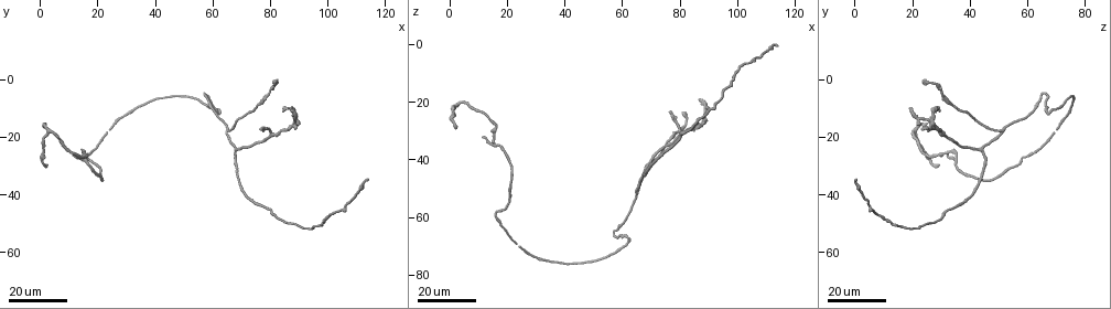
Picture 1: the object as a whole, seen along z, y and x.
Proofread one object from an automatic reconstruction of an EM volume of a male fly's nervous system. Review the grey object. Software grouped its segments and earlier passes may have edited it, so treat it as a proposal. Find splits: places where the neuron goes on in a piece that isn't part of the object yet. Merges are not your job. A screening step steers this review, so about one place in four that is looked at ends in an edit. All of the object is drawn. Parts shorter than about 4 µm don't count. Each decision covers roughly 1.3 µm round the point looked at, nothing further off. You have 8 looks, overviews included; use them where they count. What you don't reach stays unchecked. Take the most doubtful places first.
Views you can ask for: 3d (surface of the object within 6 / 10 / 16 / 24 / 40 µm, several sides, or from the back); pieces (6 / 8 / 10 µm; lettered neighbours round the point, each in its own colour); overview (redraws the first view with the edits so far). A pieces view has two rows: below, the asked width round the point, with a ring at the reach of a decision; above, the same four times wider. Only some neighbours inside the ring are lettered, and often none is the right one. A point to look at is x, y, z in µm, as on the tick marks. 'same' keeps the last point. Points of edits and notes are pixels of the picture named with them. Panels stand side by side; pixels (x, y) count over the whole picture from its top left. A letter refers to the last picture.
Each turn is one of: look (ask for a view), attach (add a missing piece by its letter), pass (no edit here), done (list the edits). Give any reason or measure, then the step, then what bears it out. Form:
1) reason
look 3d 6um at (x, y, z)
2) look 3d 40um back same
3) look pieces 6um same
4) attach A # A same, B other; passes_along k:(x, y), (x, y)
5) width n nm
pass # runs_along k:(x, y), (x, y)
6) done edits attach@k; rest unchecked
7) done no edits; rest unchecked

thin end
look 3d 24um at (11, 26, 33)

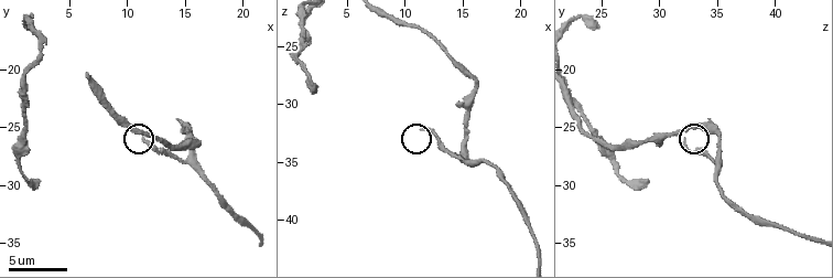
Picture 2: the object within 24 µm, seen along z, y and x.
closer look
look 3d 10um at (11.4, 26.0, 32.4)

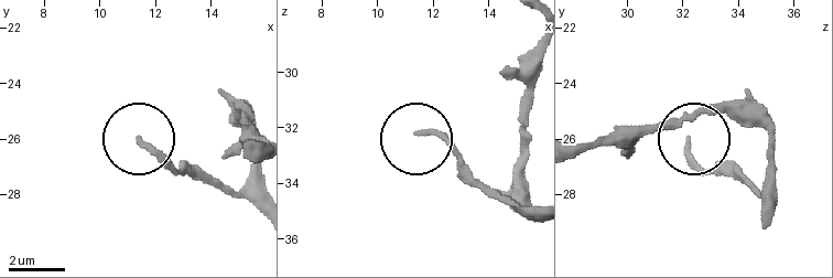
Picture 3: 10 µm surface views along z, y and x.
see the neighbours
look pieces 8um at (11.6, 26.2, 32.2)

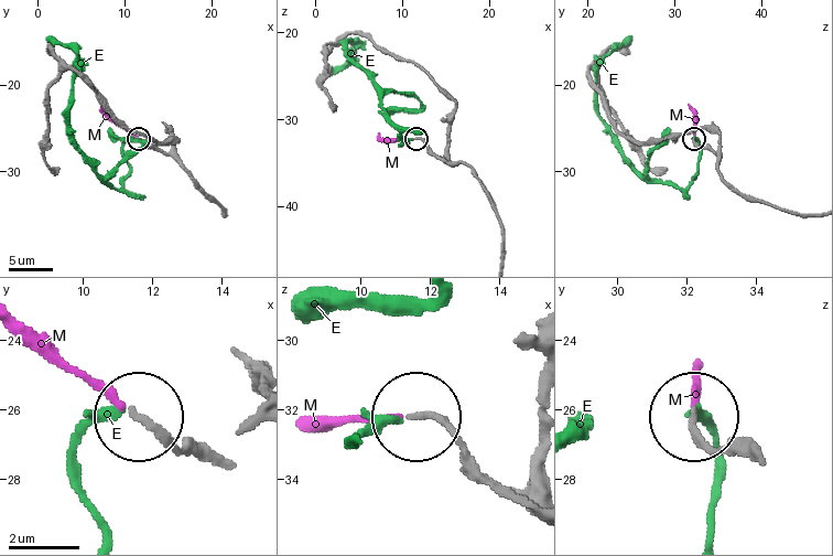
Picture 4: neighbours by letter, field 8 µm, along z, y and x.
attach M # E other, M same; passes_along 4:(740, 453), (699, 430), (695, 376); it goes on there

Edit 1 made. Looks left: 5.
look overview

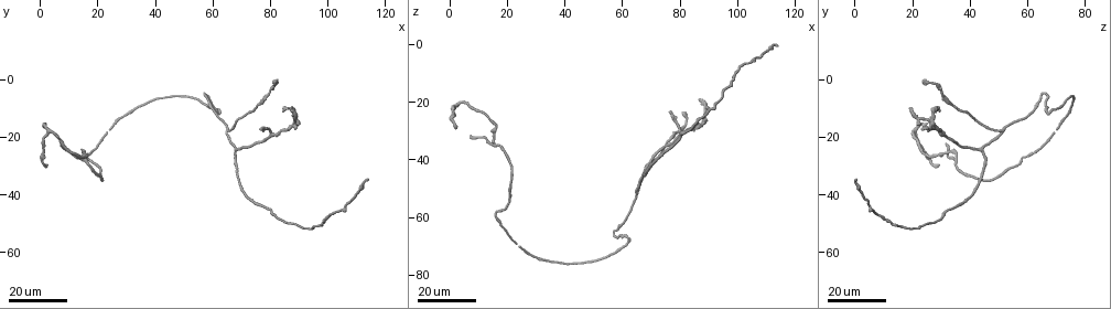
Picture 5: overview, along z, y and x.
an open end
look 3d 24um at (76, 17, 23)

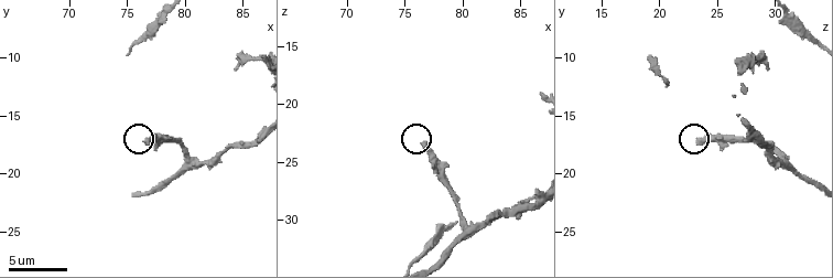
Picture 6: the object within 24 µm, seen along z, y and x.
look pieces 8um at (76.6, 17.0, 23.4)

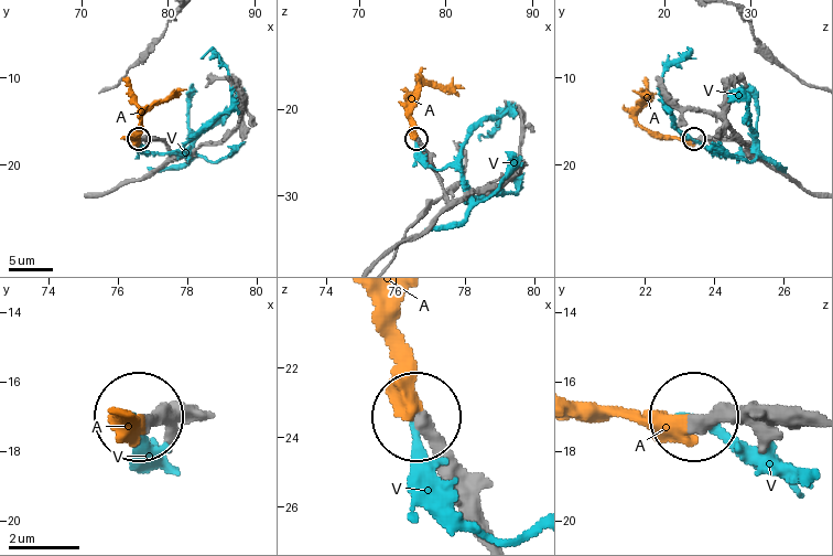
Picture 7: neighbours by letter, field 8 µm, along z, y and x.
width 360 nm
attach A # A same, V other; passes_along 7:(785, 417), (619, 417), (574, 408); it goes on there

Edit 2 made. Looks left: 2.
look overview

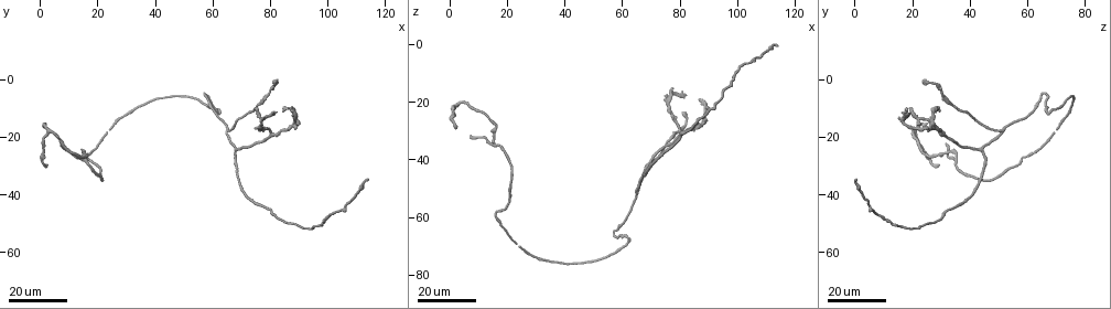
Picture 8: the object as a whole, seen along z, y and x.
free end
look pieces 6um at (1.0, 16.2, 24.6)

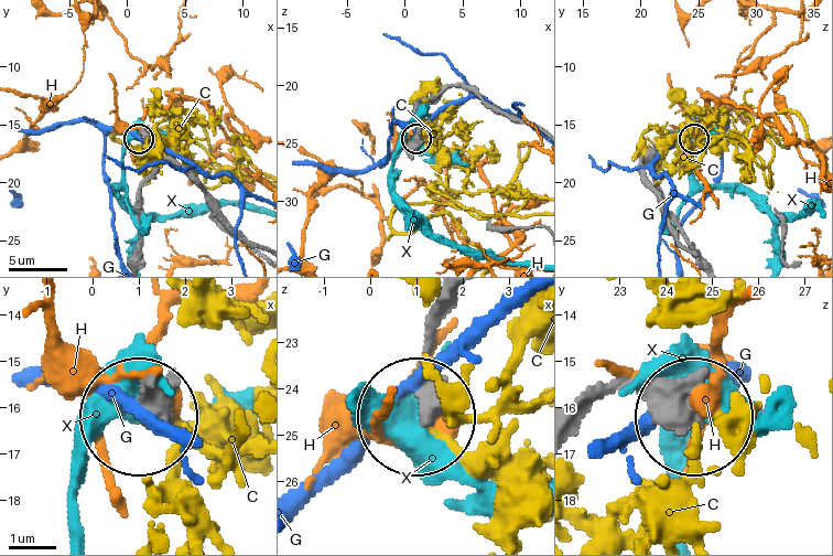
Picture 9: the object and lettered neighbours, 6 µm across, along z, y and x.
width 420 nm
pass # C other, G other, H other, X other; runs_along 9:(574, 419), (634, 384), (689, 415); no lettered piece goes on from it

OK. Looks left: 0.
done edits attach@4, attach@7; rest unchecked

